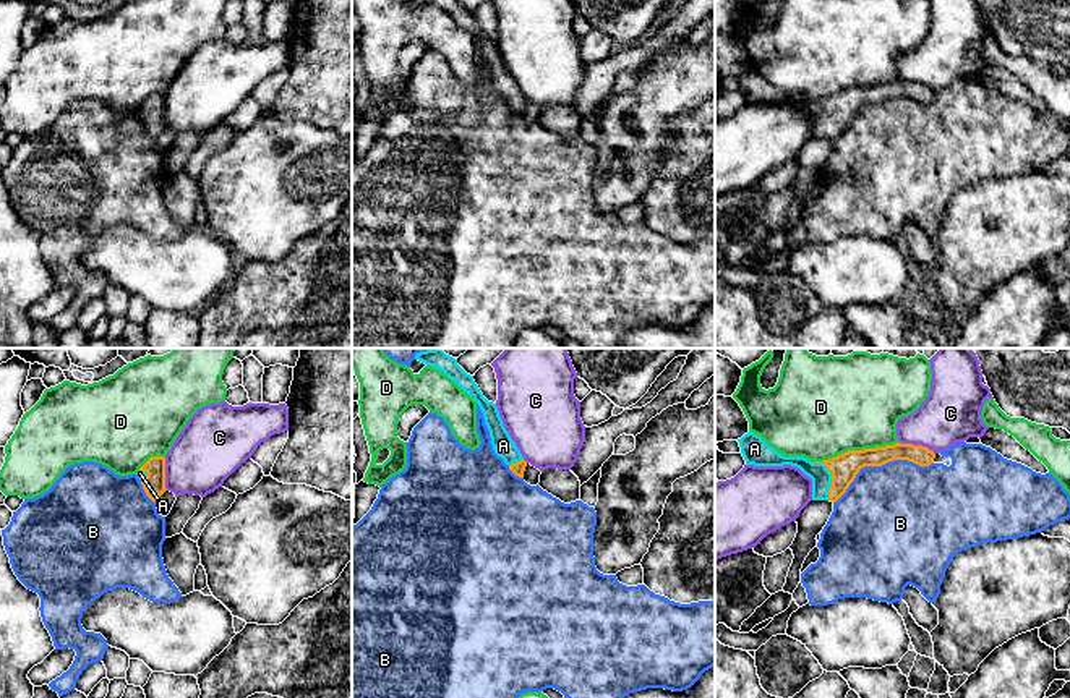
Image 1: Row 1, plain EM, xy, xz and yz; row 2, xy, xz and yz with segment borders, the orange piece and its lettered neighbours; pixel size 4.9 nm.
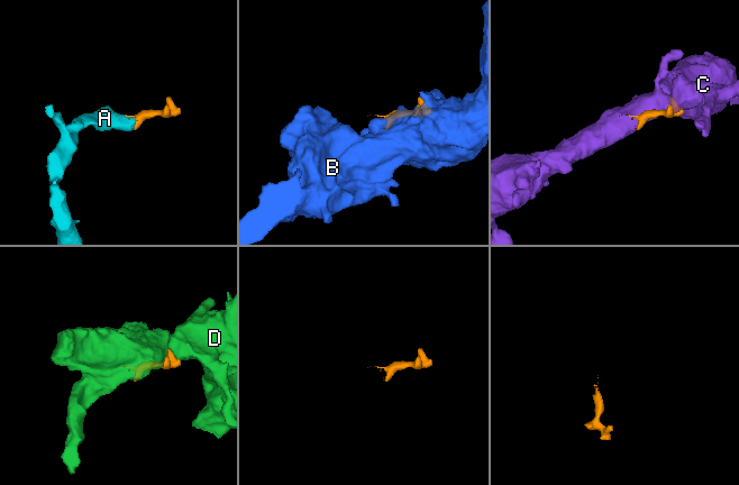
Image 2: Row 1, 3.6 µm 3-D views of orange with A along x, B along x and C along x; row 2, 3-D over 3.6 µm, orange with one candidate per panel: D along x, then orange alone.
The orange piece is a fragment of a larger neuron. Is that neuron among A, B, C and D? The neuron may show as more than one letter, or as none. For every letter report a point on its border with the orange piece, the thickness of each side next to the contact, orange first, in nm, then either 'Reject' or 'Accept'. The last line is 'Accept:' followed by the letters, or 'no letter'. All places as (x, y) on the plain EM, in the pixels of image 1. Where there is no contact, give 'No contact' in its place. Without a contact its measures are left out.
A: Touches orange at yz (832, 114). Thickness 140 nm (orange) against 100 nm. Accept
B: Touches orange at yz (879, 102). Thickness 140 nm (orange) against 500 nm. Reject
C: Touches orange at yz (916, 83). Thickness 100 nm (orange) against 300 nm. Reject
D: Touches orange at yz (855, 88). Thickness 140 nm (orange) against 460 nm. Reject
Accept: A

